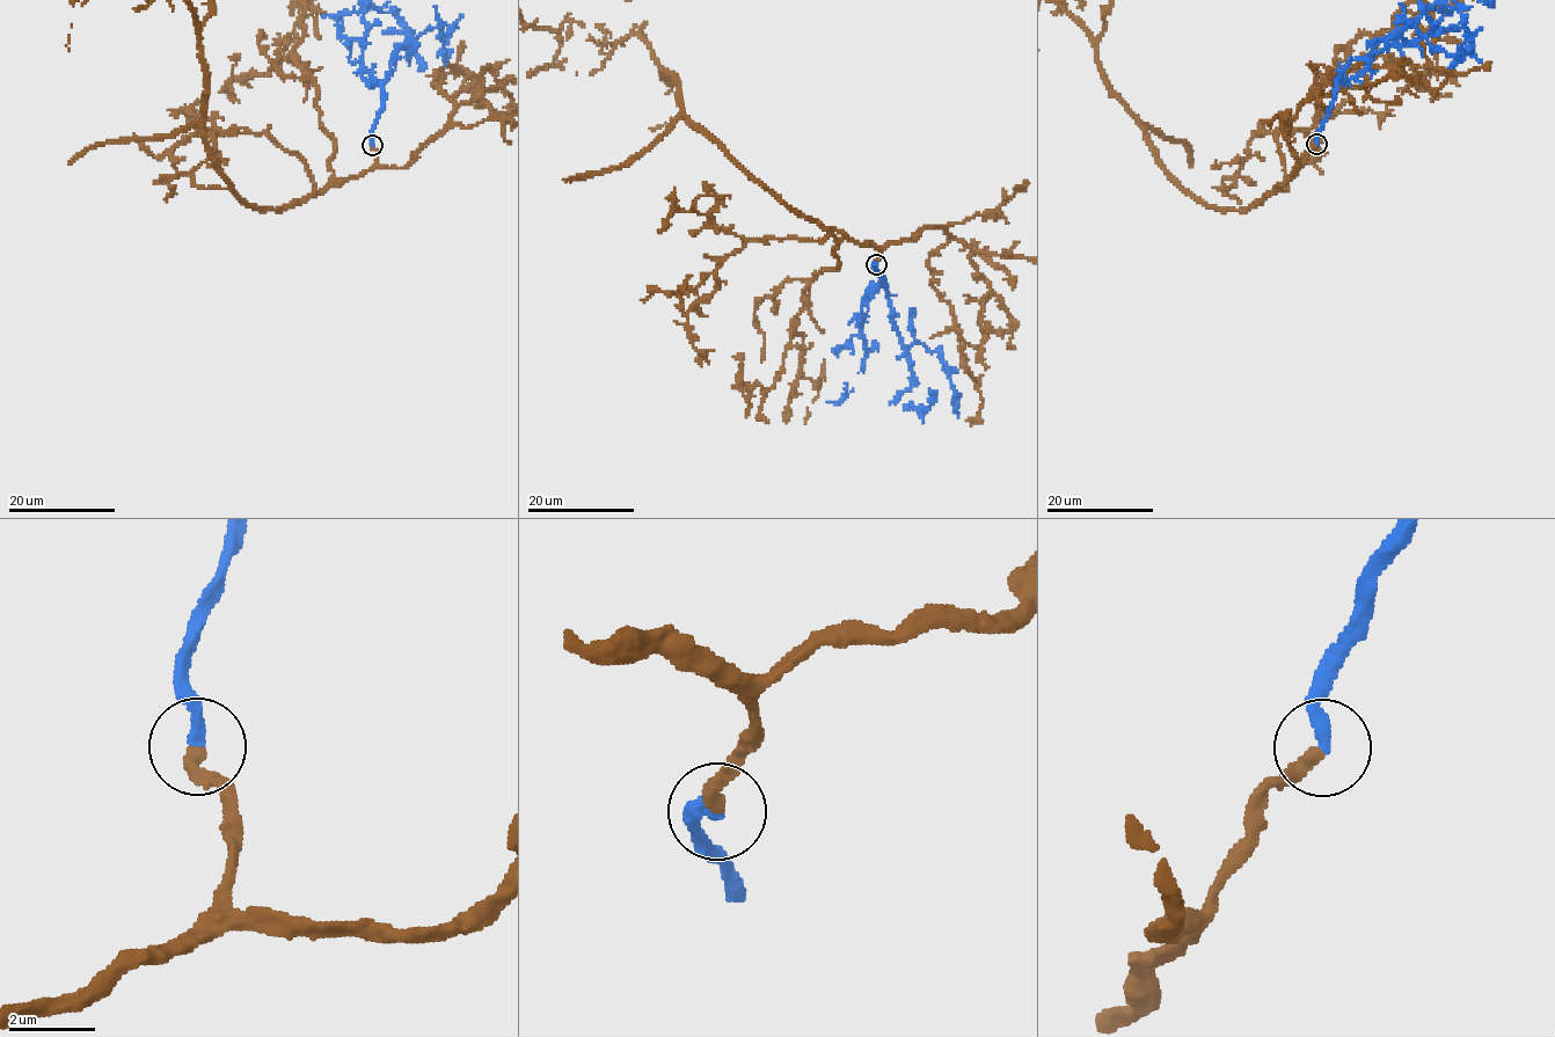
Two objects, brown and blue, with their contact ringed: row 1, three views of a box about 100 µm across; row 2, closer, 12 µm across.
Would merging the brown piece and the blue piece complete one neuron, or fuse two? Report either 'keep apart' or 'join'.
join

